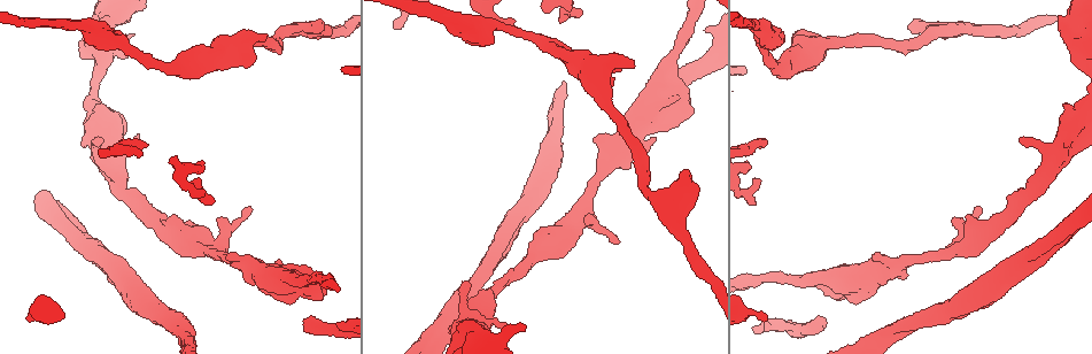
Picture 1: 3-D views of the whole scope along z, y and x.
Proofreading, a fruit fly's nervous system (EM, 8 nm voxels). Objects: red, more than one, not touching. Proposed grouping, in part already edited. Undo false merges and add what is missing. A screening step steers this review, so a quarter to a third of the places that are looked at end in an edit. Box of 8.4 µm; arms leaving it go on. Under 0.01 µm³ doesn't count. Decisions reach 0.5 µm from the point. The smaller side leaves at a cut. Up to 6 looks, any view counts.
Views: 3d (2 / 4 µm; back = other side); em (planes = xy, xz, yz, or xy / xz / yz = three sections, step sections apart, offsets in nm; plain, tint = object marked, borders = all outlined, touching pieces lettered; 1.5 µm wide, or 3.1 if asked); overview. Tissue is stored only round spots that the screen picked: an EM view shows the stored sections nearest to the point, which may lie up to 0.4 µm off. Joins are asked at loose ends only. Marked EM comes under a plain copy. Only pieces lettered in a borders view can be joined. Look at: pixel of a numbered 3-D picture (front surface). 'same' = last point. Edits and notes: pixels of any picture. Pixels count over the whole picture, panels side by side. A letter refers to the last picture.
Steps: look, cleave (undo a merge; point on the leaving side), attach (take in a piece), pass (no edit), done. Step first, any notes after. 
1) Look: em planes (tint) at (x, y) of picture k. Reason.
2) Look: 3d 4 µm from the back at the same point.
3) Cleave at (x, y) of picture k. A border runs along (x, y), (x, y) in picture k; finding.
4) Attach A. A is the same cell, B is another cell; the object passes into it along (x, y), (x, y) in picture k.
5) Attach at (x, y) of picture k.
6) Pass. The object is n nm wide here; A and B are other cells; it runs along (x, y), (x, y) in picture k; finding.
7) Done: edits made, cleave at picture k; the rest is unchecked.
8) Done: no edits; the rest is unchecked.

Look: em xy step 8 (tint) at (654, 140) of picture 1. Stops while still wide.

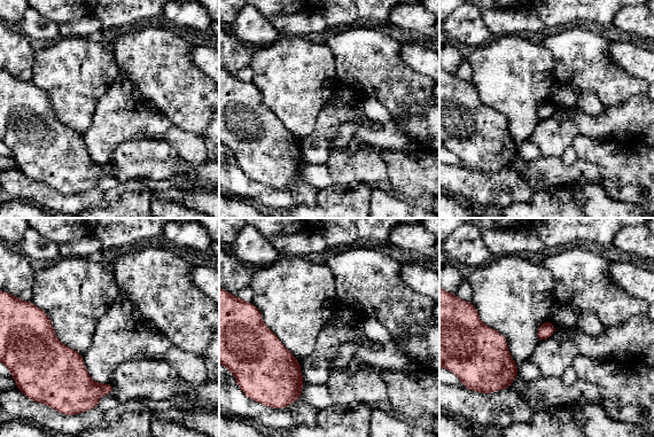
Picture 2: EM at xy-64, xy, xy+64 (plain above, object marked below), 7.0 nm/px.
Look: em planes (borders) at the same point.

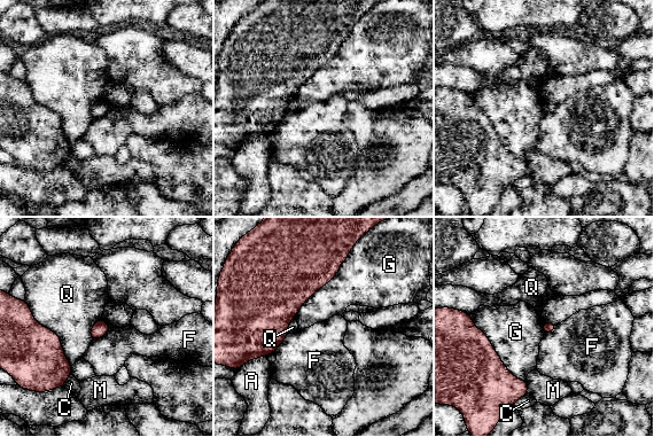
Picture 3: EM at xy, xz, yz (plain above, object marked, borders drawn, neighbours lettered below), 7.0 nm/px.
Pass. A, C, F, G, M and Q are other cells; a border runs along (110, 328), (92, 342) in picture 3; none of them fits.

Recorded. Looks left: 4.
Look: 3d 2 µm from the back at (28, 320) of picture 1. Branch stops here.

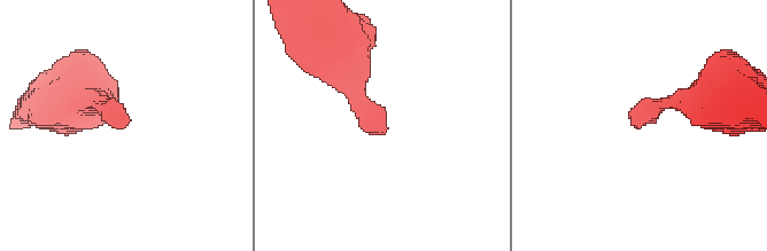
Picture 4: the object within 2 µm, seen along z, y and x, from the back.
Look: em planes (borders) at (632, 121) of picture 4.

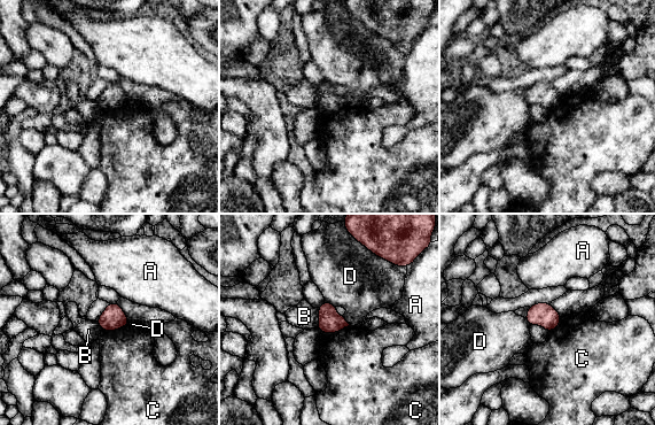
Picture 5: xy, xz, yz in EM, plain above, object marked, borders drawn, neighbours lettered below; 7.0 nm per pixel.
Pass. The longest contact is with C, 220 nm; A, B, C and D are other cells; none of them fits.

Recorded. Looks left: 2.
Look: em xy step 8 (borders) at (137, 136) of picture 1. Free end.

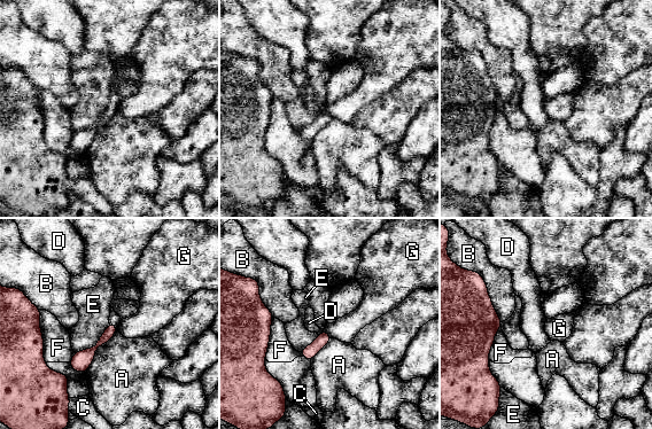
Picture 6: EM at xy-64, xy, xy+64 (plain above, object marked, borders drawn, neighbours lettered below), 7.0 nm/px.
Look: em planes (borders) at the same point. Another direction.

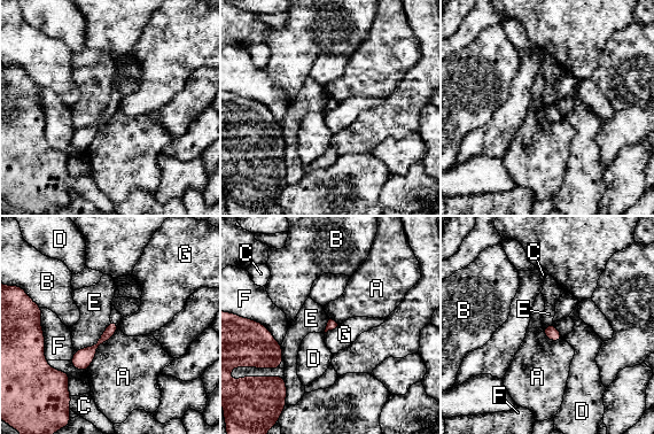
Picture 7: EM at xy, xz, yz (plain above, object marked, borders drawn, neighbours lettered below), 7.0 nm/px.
Pass. A, B, C, D, E, F and G are other cells; it runs along (114, 324), (106, 336), (77, 365) in picture 7; no lettered piece goes on from it.

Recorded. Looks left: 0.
Done: no edits; the rest is unchecked.

